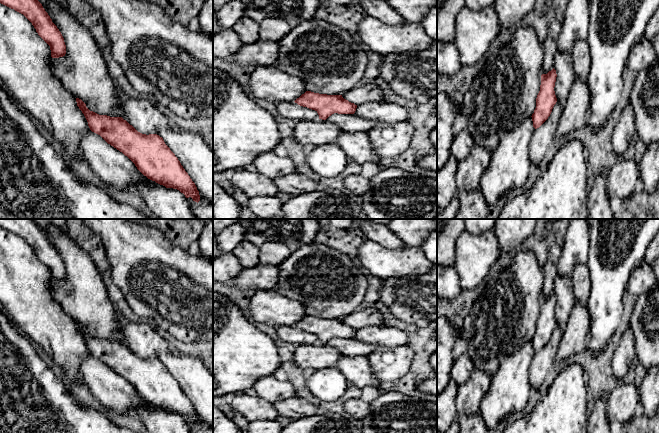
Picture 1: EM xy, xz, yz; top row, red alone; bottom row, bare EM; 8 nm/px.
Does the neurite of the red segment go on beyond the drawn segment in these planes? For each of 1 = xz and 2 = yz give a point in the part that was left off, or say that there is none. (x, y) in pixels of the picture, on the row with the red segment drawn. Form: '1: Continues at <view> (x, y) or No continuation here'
1: No continuation here
2: No continuation here

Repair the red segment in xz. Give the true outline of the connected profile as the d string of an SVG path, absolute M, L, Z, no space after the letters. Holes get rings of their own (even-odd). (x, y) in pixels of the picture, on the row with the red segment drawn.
M306 91L295 101L300 106L315 110L319 119L326 120L334 113L354 114L357 105L344 99L342 95L319 94Z

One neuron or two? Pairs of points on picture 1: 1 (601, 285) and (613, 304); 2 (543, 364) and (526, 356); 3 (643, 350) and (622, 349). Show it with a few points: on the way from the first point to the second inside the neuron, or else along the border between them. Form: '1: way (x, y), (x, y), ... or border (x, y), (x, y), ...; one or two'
1: way (605, 290), (605, 296), (608, 299); one
2: border (535, 353), (530, 365), (529, 381); two
3: border (629, 327), (634, 337), (634, 353), (636, 355); two

